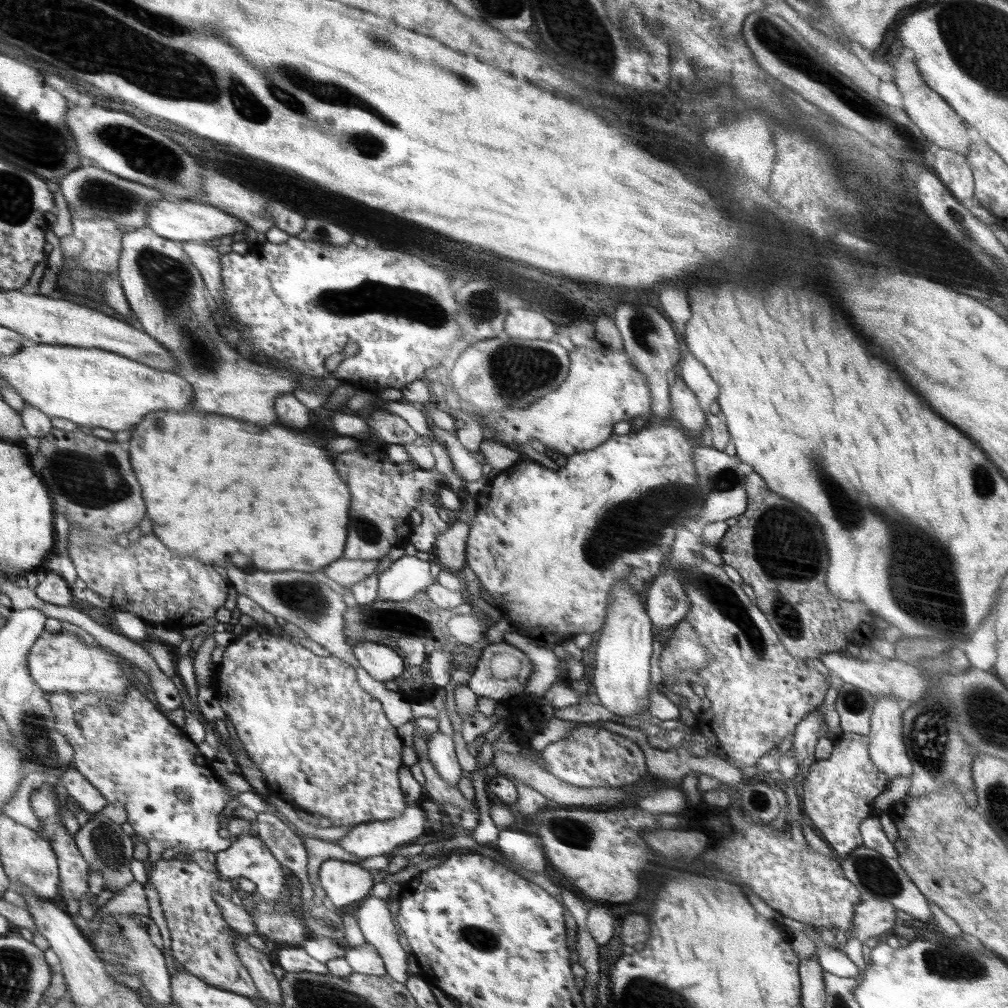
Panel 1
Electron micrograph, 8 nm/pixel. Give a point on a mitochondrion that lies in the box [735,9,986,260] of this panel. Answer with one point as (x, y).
(773, 37)

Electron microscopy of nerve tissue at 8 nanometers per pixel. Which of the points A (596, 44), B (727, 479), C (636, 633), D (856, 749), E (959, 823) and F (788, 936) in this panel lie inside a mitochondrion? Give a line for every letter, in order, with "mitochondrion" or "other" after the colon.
A: mitochondrion
B: mitochondrion
C: other
D: other
E: other
F: other

